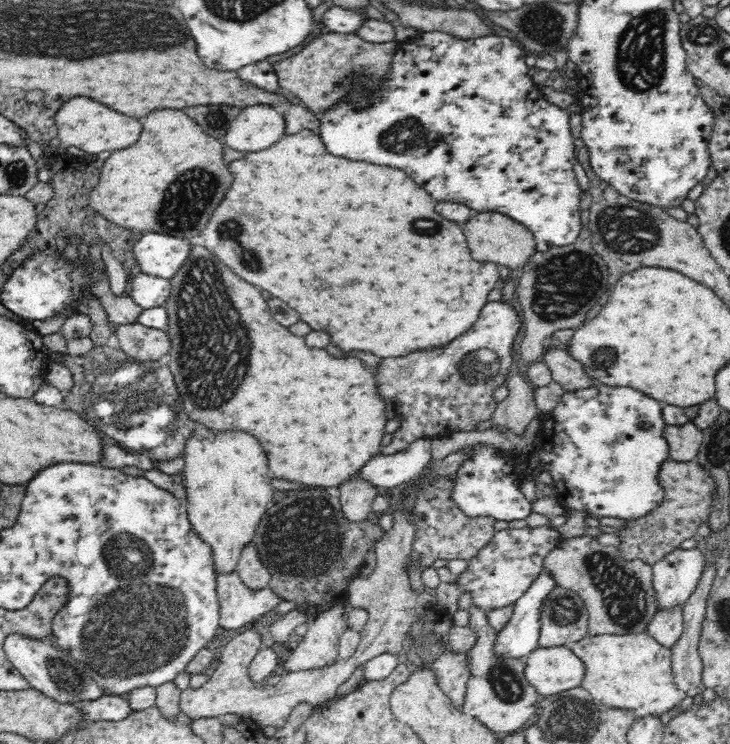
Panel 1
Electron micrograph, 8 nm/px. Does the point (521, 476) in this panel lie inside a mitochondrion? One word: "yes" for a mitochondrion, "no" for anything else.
no

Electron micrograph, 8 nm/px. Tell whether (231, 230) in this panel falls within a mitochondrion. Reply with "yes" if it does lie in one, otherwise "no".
yes

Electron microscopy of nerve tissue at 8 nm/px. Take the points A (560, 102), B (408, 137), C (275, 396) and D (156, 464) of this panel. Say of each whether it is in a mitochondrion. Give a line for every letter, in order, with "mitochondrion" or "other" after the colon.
A: other
B: mitochondrion
C: other
D: other

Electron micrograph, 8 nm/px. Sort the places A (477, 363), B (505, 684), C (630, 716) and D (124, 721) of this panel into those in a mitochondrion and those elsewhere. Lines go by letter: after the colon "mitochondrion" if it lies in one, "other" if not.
A: mitochondrion
B: mitochondrion
C: other
D: other

